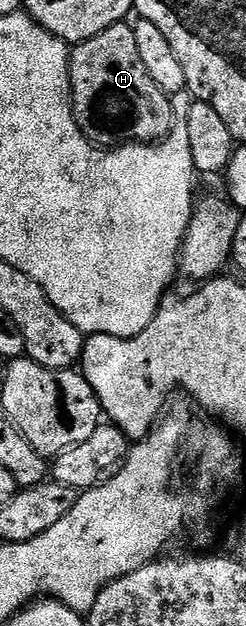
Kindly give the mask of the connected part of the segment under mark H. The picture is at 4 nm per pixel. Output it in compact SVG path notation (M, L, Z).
M125 22L90 36L90 40L75 43L68 60L68 83L72 89L72 111L76 123L89 142L101 147L112 148L117 144L133 142L158 142L168 135L172 127L172 100L154 84L150 72L146 72L134 41L134 32Z

